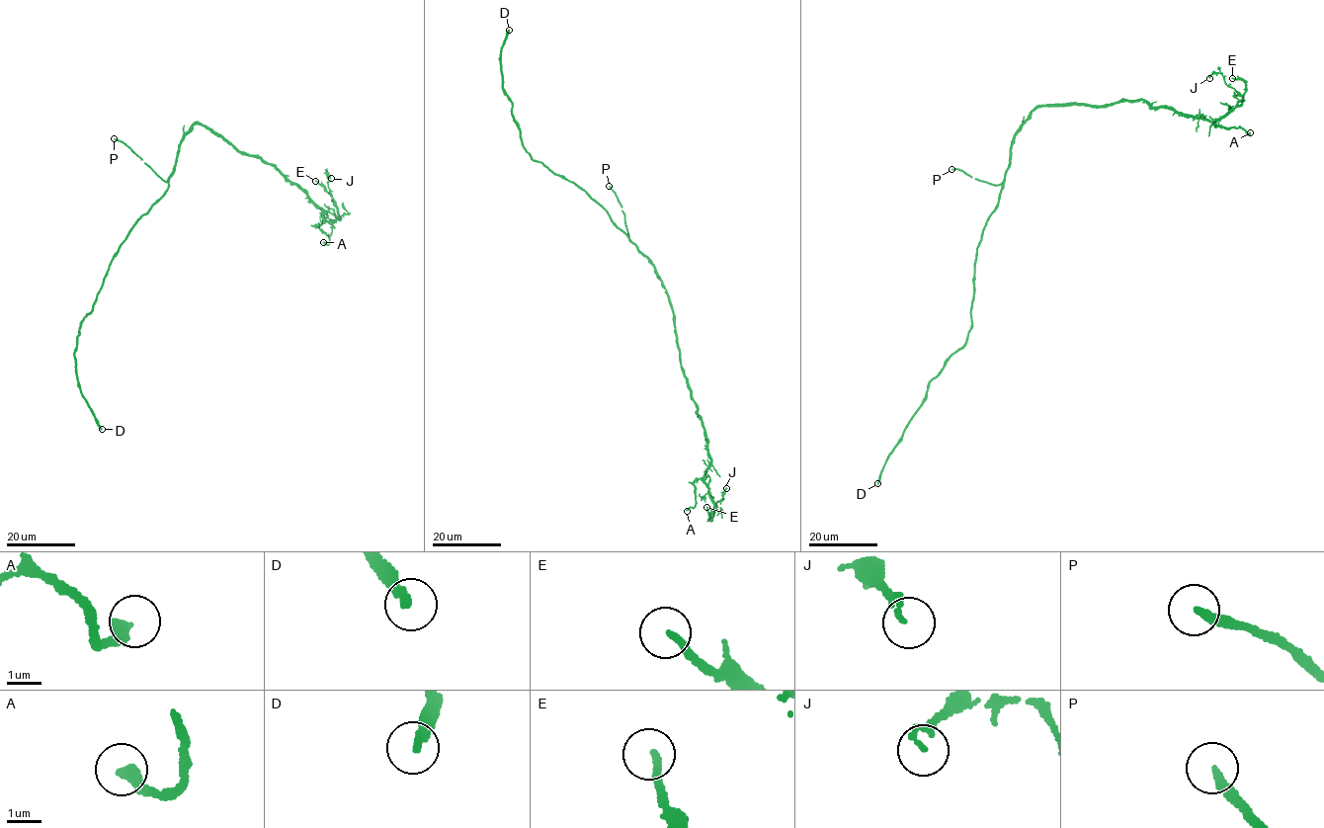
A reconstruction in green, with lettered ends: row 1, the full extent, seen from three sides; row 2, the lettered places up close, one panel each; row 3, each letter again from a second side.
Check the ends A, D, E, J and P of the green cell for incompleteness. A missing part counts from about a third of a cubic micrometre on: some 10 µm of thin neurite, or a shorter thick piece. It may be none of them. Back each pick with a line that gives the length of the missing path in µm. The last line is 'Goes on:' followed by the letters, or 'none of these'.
D: 180 µm
P: 60 µm
Goes on: D, P

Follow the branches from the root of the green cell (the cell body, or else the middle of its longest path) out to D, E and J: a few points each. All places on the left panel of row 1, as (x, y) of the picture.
D: (177, 159), (167, 190), (129, 230), (109, 266), (93, 309), (78, 331), (74, 357), (78, 386), (102, 429)
E: (177, 159), (183, 134), (198, 124), (273, 165), (321, 208), (324, 220), (338, 220), (333, 198), (315, 181)
J: (177, 159), (192, 125), (207, 127), (274, 165), (329, 222), (340, 217), (327, 174), (331, 178)

